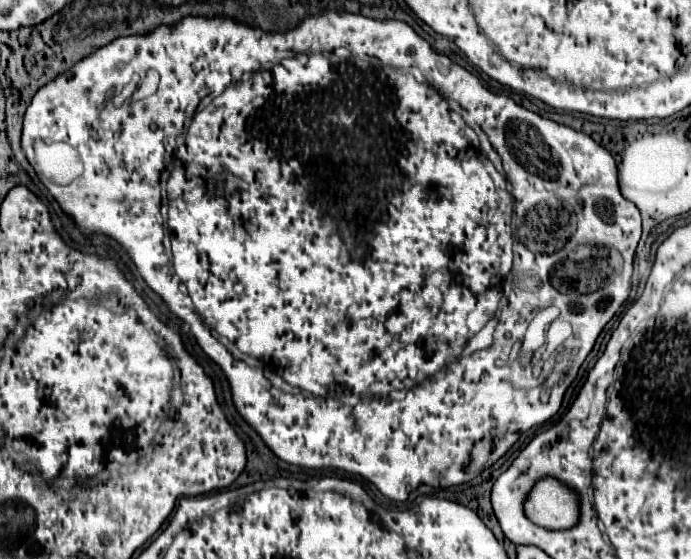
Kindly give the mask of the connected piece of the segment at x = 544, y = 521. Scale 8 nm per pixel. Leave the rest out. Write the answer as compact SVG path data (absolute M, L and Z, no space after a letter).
M547 476L533 484L529 490L523 510L525 516L547 530L569 530L579 522L581 496L575 488L565 482Z

